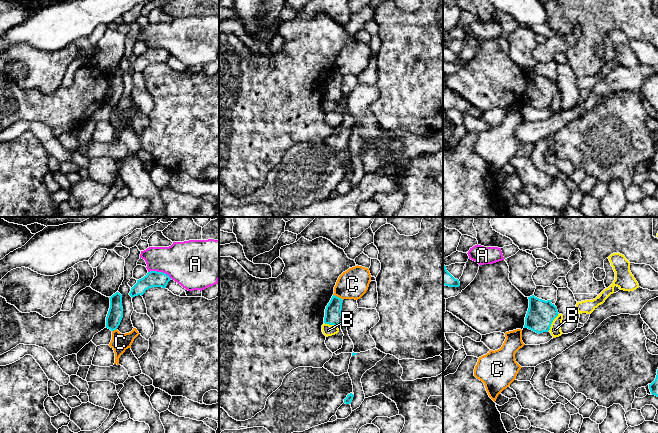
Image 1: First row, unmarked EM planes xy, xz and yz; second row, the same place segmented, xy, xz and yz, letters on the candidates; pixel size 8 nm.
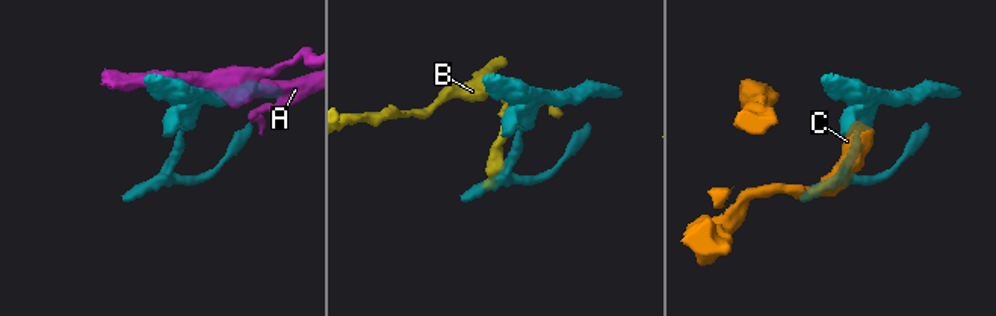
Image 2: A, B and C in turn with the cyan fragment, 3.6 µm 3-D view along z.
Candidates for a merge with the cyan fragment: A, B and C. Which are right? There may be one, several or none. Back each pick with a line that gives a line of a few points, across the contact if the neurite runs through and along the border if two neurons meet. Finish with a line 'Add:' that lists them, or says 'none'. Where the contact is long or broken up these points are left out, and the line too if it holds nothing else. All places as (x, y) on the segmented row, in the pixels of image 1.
Add: none

